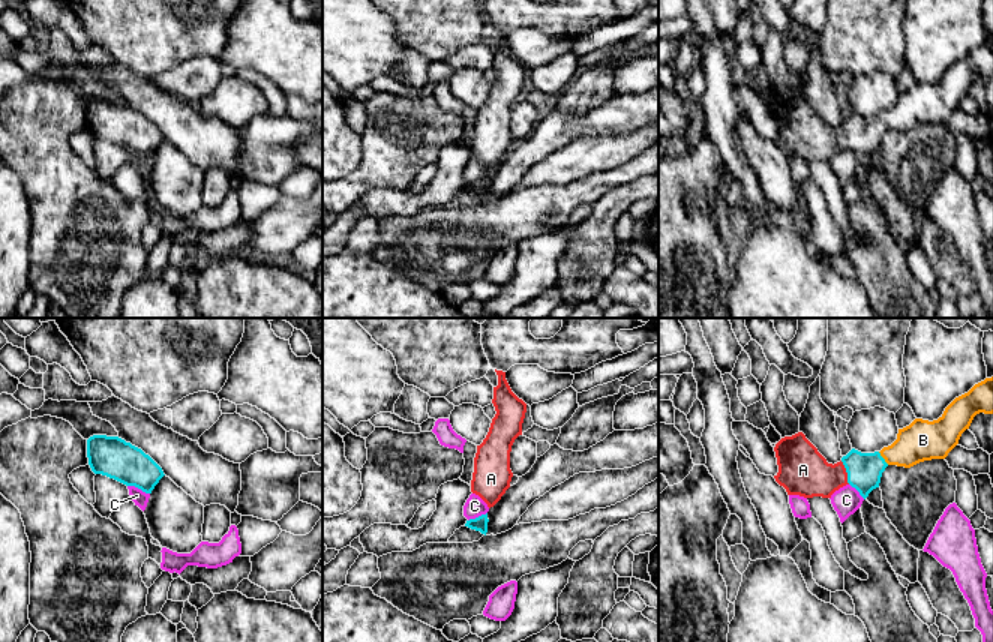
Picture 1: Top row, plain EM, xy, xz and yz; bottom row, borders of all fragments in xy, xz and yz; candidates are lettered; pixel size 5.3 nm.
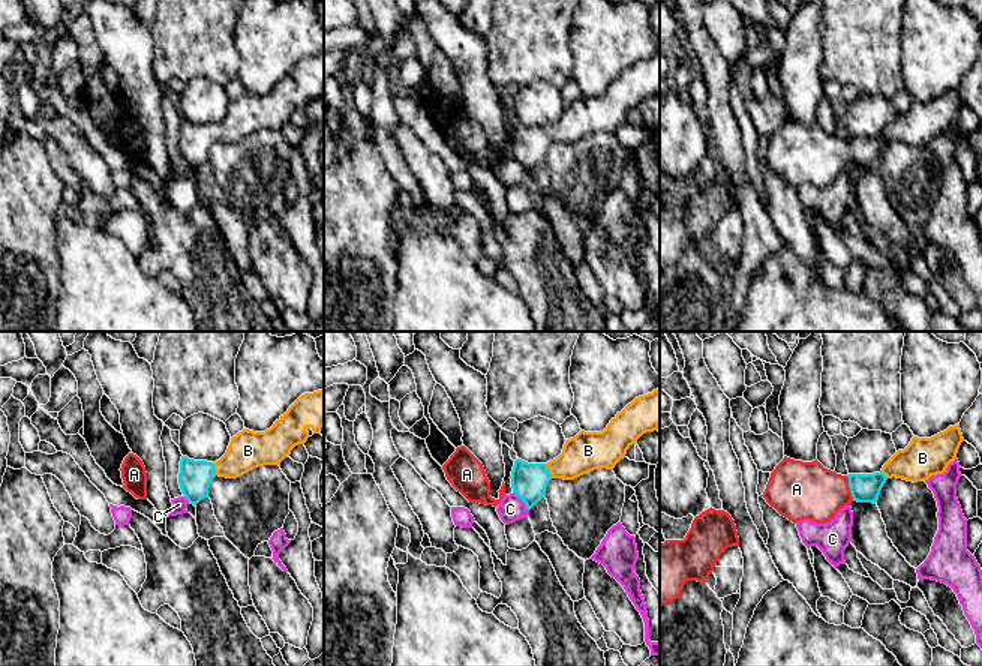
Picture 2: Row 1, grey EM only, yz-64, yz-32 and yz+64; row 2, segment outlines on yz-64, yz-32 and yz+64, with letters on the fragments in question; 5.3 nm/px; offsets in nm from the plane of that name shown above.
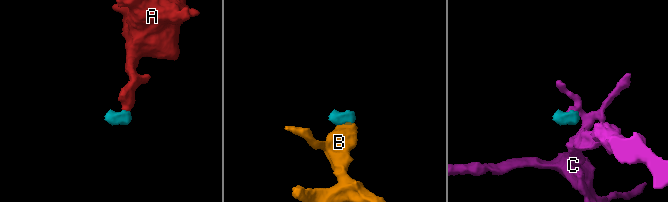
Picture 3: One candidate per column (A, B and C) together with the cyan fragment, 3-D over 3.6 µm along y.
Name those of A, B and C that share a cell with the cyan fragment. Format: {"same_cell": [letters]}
{"same_cell": ["A", "B"]}

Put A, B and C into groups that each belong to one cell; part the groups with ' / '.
A B / C

